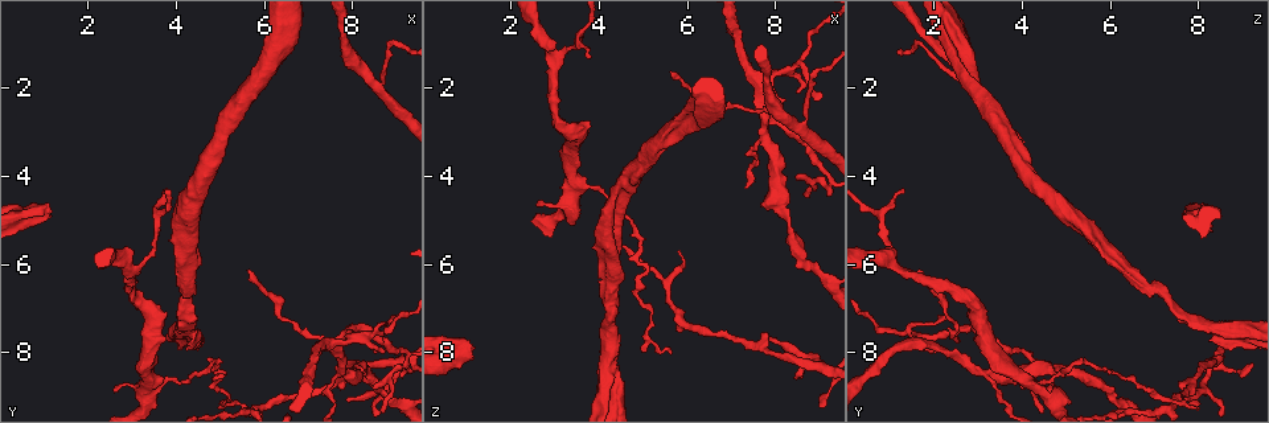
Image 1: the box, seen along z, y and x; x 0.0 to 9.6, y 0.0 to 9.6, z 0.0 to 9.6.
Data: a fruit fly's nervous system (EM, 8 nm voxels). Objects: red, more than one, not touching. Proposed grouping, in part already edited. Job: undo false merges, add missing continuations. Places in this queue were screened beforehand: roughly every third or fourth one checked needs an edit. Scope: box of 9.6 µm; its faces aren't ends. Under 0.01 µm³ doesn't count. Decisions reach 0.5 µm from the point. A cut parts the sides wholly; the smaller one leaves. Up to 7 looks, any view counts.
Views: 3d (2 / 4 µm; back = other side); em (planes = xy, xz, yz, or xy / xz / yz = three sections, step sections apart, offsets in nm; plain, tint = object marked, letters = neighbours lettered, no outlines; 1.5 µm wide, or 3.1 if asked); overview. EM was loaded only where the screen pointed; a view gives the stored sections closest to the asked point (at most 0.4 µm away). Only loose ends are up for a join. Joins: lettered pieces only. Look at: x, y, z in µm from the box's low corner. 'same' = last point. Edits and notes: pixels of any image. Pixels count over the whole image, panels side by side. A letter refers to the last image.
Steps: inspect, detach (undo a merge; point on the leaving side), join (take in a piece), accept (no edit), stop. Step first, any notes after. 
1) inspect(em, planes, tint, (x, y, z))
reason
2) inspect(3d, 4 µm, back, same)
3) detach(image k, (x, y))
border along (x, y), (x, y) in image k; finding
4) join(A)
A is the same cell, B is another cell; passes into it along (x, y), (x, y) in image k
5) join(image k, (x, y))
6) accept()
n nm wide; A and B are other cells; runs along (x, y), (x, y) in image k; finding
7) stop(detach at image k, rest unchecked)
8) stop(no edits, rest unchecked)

inspect(em, xy, step 8, tint, (8.25, 8.30, 4.70))
sudden change in width

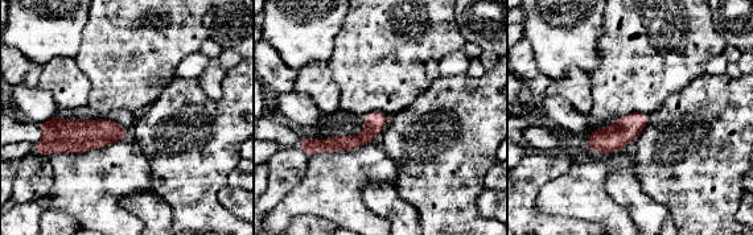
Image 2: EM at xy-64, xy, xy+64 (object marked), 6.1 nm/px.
inspect(em, planes, tint, same)
cut it another way

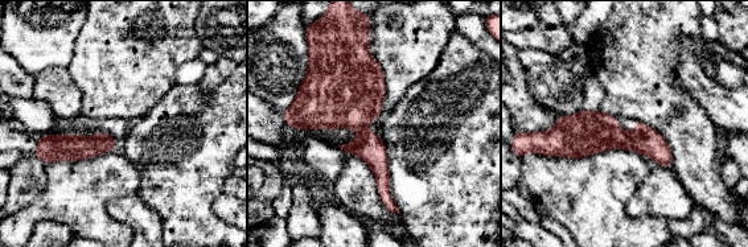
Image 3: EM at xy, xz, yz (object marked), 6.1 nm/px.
inspect(em, planes, letters, same)

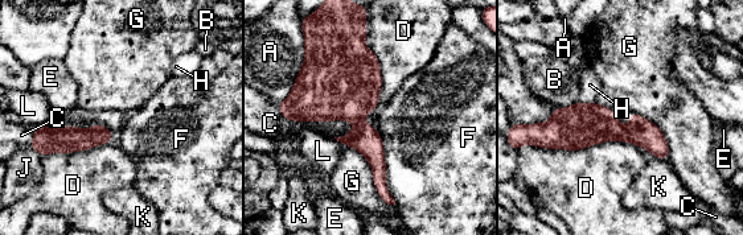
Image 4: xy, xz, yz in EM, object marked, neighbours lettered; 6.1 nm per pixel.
accept()
A, B, C, D, E, F, G, H, J, K and L are other cells; border along (344, 144), (394, 205) in image 4; all the same cell

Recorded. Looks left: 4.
inspect(3d, 4 µm, (5.60, 6.20, 1.65))
tapers out

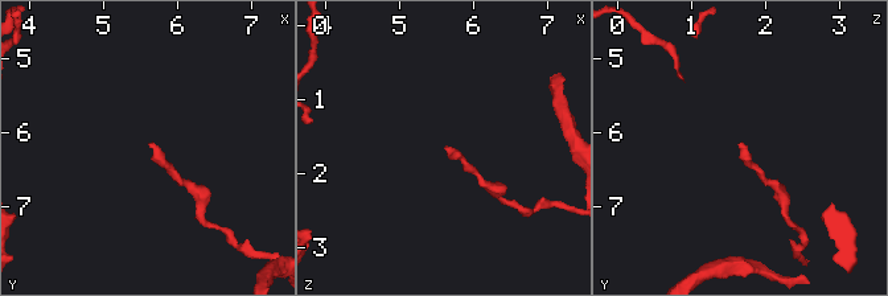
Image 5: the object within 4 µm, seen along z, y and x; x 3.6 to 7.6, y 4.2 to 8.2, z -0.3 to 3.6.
inspect(em, planes, plain, (5.60, 6.10, 1.65))
now the EM

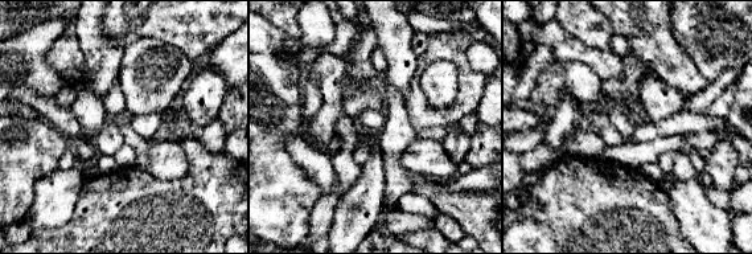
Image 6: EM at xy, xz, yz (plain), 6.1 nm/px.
inspect(em, planes, letters, same)
what lies round it

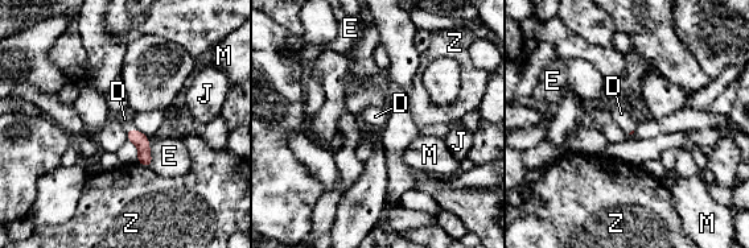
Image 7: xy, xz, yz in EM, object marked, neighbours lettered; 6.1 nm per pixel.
join(D)
D is the same cell, E, J, M and Z are other cells; the cell continues

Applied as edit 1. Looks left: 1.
stop(join at image 7, rest unchecked)

